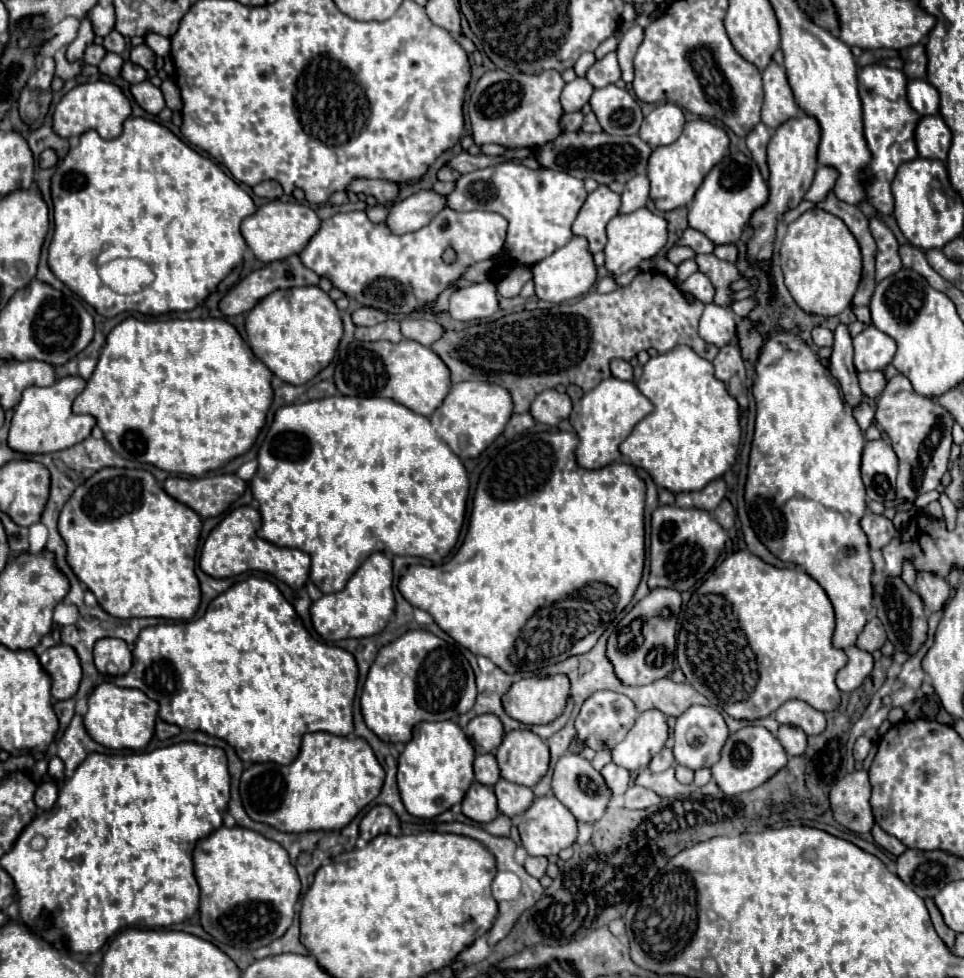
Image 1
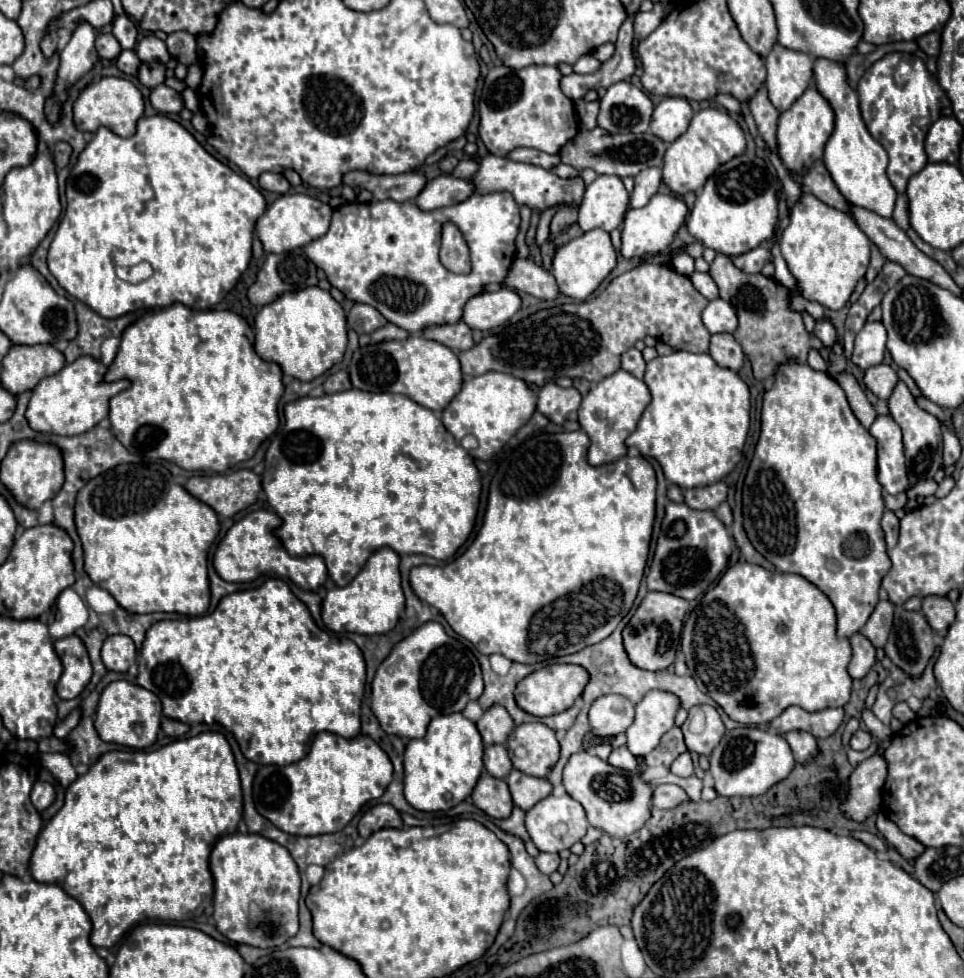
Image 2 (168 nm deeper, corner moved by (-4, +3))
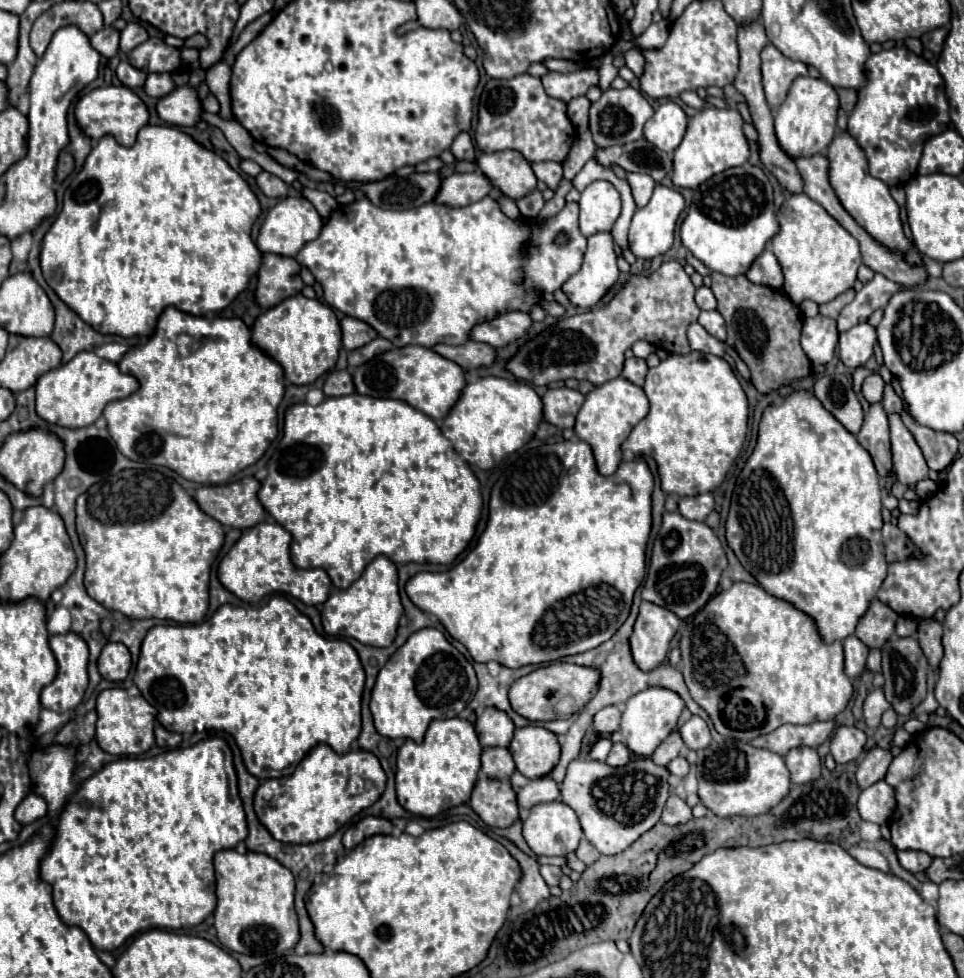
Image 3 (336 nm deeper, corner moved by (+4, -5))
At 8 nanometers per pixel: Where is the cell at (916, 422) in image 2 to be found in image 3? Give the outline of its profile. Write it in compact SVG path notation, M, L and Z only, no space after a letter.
M899 413L889 415L891 425L891 449L893 449L893 467L897 481L913 487L917 481L925 479L929 473L927 461L921 447L917 445L913 433L905 427Z

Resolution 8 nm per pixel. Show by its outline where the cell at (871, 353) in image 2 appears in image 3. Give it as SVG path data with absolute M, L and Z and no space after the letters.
M859 323L851 327L849 331L841 333L839 339L839 357L845 367L857 369L863 367L871 357L873 357L873 347L875 347L877 335L875 327L869 323Z

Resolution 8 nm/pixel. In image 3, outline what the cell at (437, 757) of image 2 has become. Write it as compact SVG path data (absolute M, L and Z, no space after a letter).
M459 717L433 721L423 743L407 739L396 759L395 788L399 805L413 815L433 817L469 801L479 773L481 745L469 721Z

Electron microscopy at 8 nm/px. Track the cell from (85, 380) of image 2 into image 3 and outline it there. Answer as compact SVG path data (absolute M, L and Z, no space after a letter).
M83 351L69 363L39 377L35 385L35 411L43 421L55 423L59 427L89 427L101 417L105 405L111 399L125 399L137 391L137 387L137 379L121 373L115 363L97 357L93 351Z

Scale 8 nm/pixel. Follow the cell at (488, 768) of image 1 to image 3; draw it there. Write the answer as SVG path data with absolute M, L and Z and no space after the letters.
M487 747L481 753L481 771L489 777L489 779L509 779L511 773L515 771L515 763L509 755L507 749L501 747Z

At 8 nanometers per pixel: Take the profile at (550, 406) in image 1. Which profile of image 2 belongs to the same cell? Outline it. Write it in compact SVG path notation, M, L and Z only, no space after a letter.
M547 383L539 391L537 411L557 425L563 425L567 419L577 419L577 409L581 403L581 393L575 387L563 389L555 383Z

